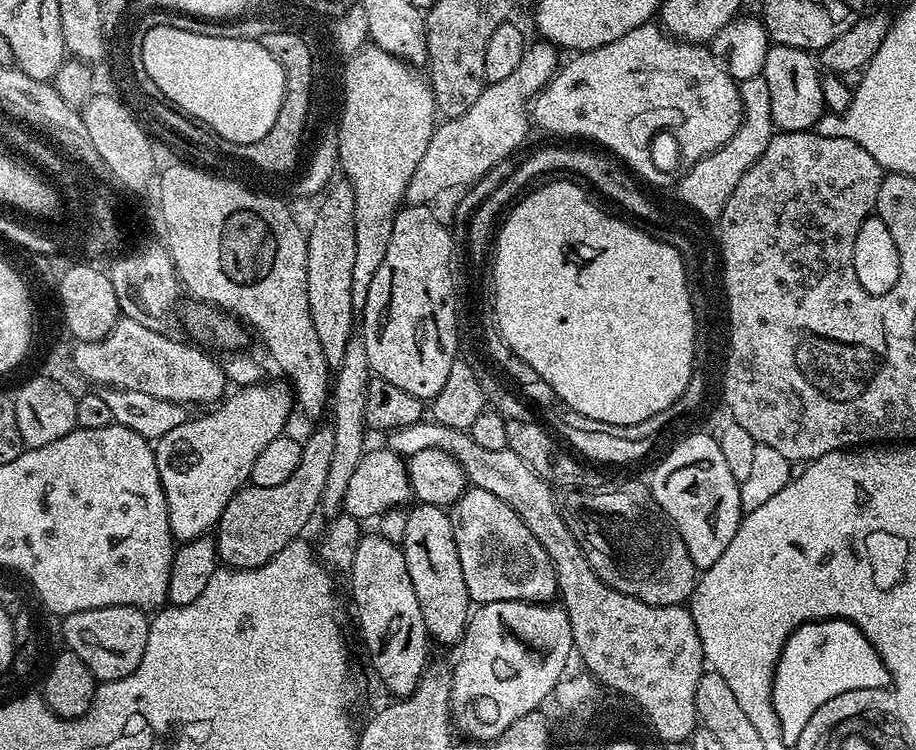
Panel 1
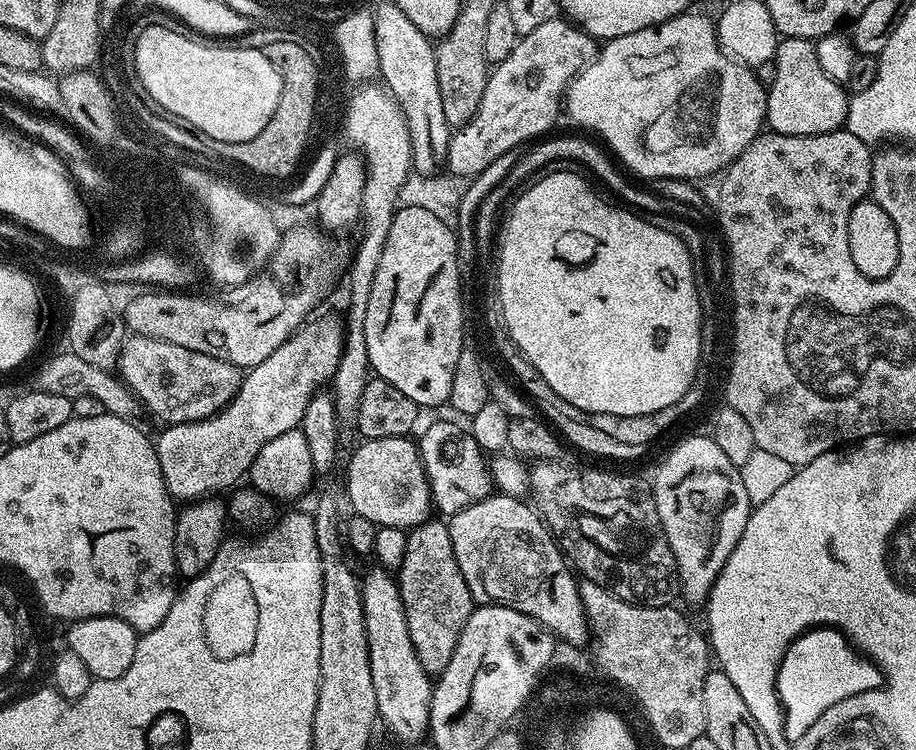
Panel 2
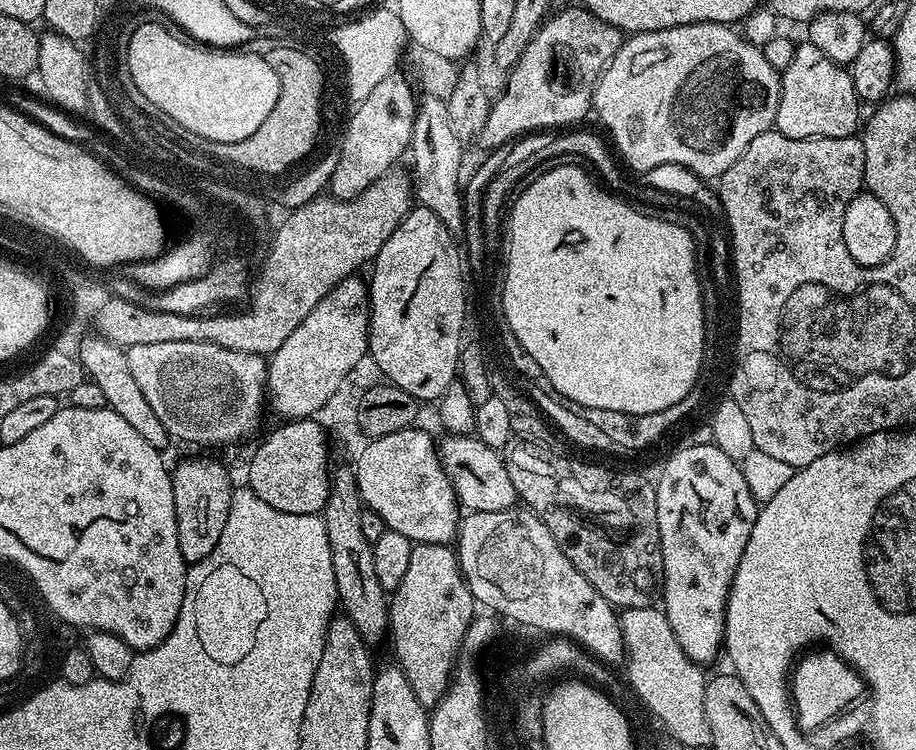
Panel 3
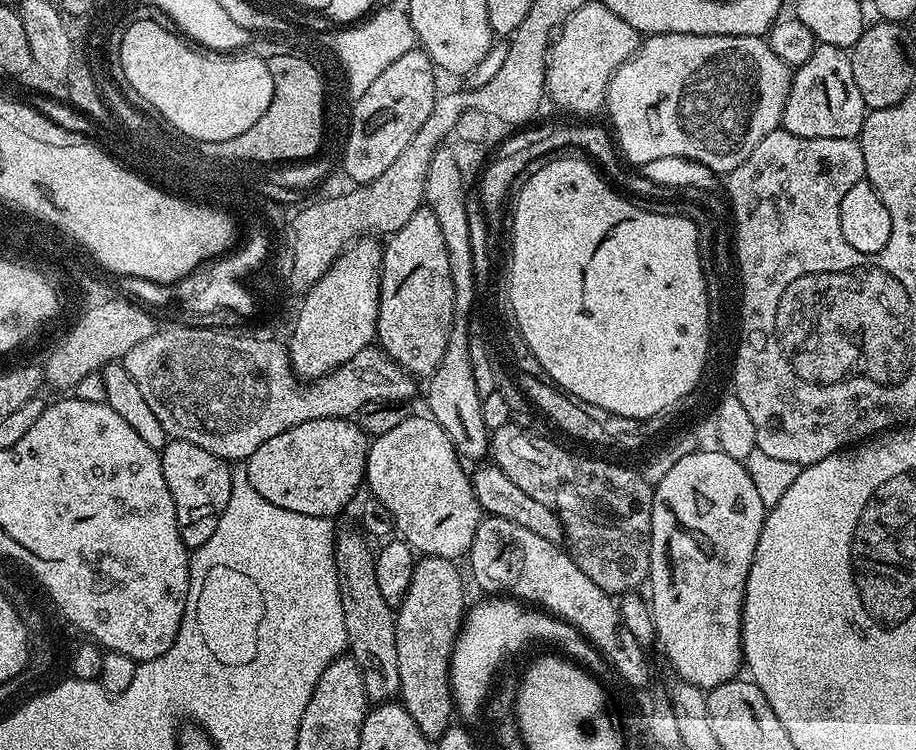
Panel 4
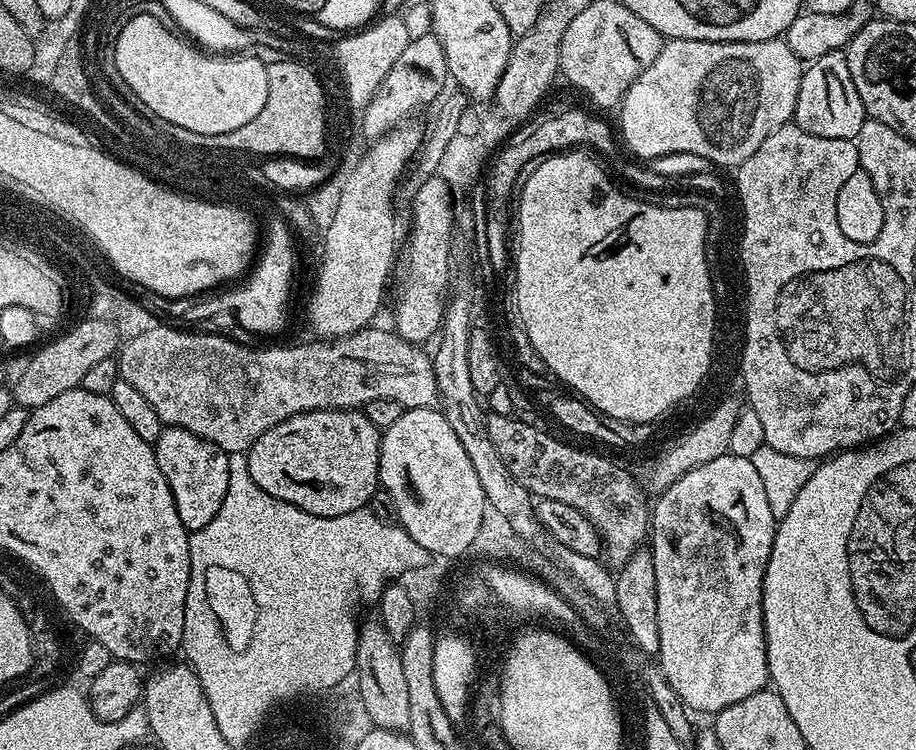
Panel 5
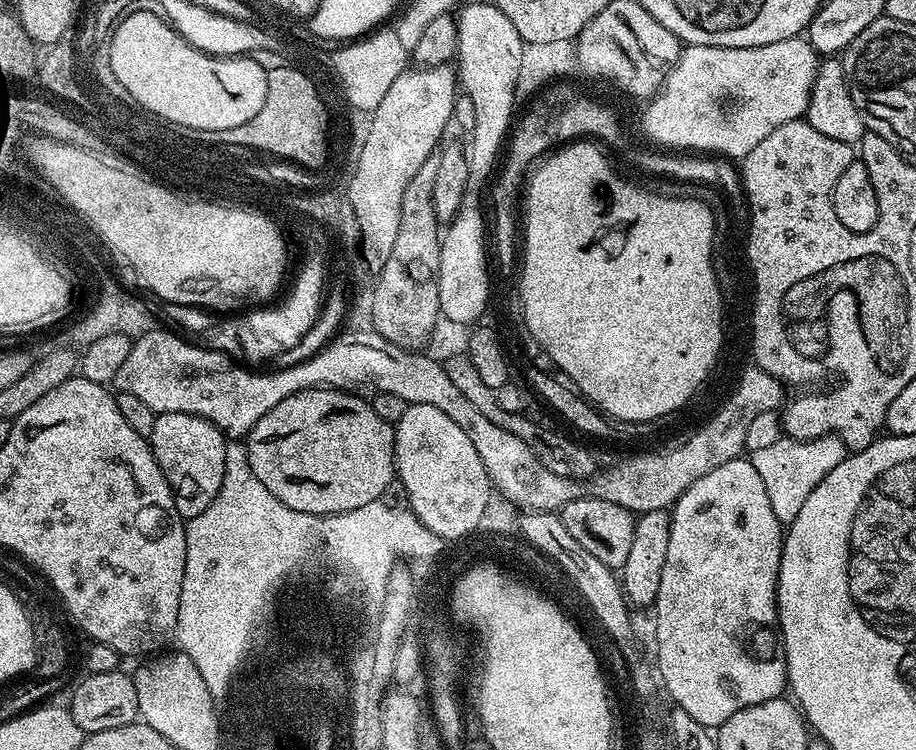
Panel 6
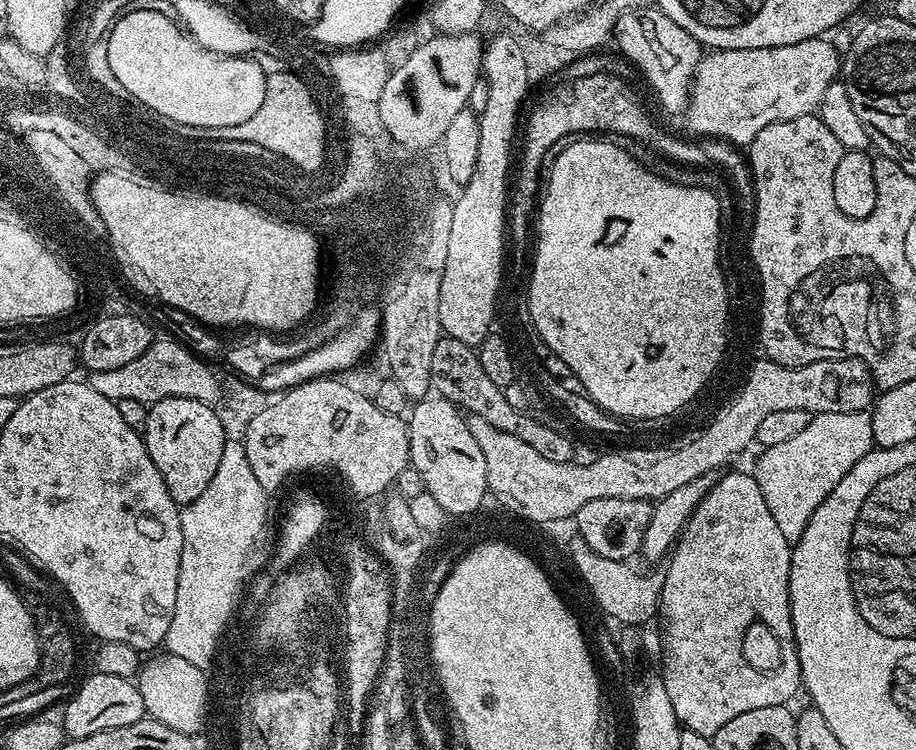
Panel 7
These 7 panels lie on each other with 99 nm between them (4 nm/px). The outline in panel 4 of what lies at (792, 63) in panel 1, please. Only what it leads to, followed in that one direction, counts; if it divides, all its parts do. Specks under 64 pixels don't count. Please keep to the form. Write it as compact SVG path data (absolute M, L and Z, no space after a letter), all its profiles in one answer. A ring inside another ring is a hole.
M817 43L806 63L792 72L782 126L798 138L857 139L866 115L864 99L854 82L851 55L836 45Z

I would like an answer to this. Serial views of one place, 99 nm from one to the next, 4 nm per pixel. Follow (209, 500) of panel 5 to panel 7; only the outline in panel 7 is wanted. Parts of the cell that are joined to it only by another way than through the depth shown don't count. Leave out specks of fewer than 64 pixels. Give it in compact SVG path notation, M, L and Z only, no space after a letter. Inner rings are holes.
M162 398L149 407L142 435L146 450L150 458L154 458L154 466L158 466L166 482L166 490L170 490L170 498L174 498L177 506L194 502L194 498L199 498L202 490L210 486L210 478L214 478L214 473L218 470L218 462L222 462L225 441L222 425L213 405L203 404L194 398Z

